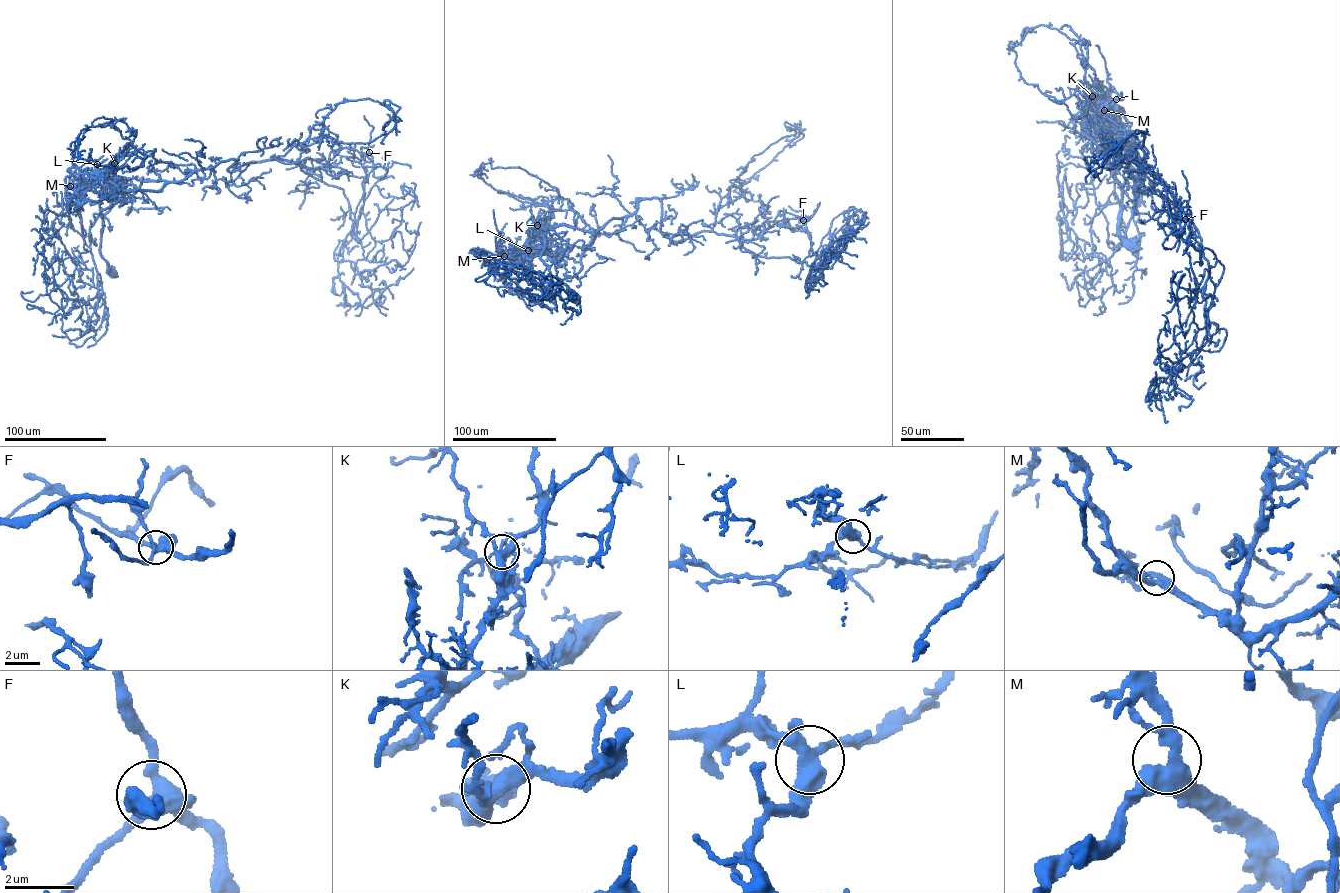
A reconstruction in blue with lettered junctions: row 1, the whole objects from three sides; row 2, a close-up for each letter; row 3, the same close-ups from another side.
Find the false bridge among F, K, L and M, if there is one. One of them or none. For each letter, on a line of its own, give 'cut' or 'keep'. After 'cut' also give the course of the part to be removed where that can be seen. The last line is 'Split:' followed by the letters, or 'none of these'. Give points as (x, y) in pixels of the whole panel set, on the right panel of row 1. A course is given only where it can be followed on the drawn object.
F: keep
K: keep
L: keep
M: keep
Split: none of these

